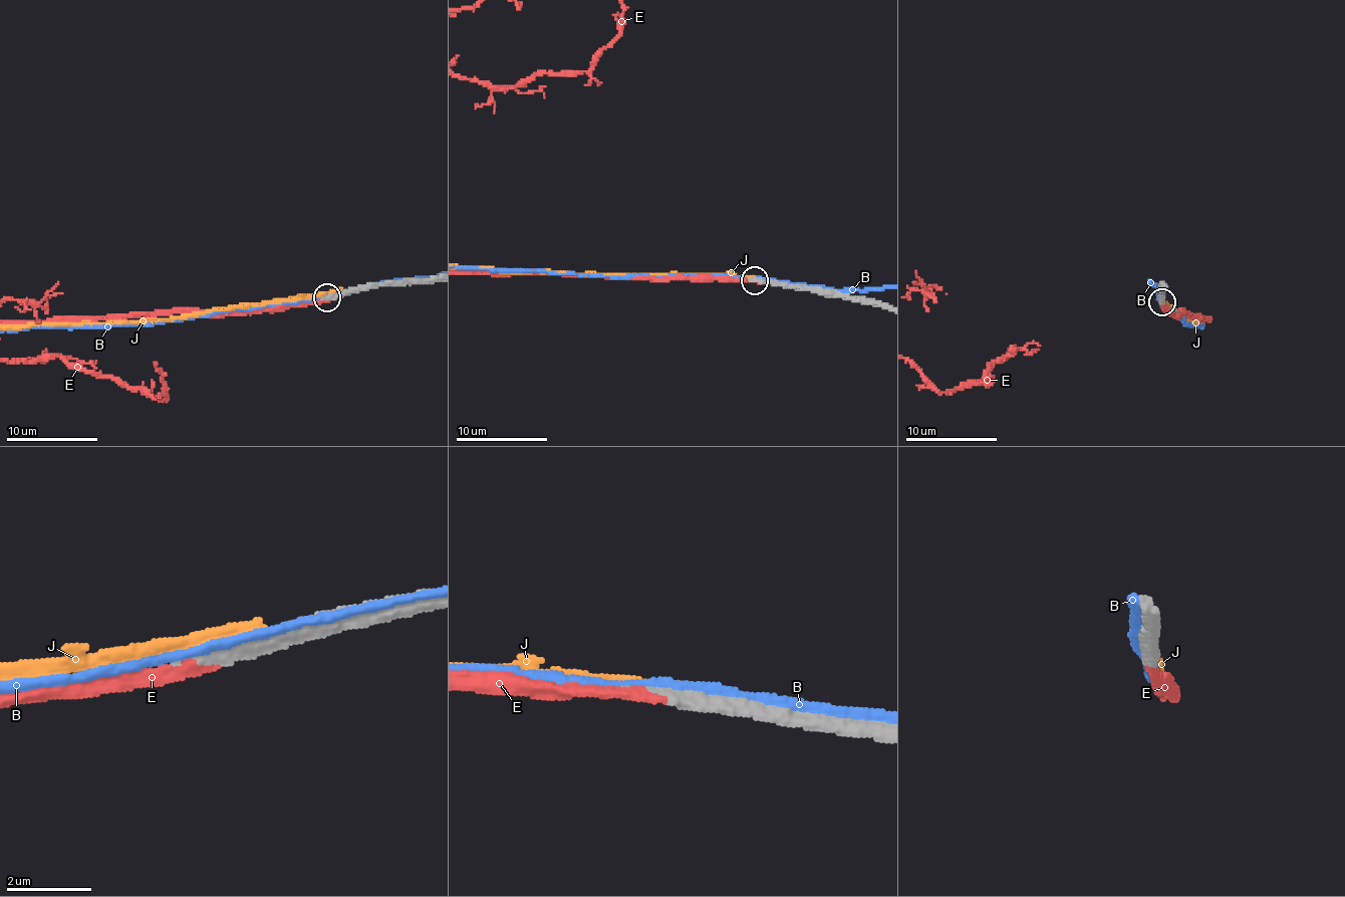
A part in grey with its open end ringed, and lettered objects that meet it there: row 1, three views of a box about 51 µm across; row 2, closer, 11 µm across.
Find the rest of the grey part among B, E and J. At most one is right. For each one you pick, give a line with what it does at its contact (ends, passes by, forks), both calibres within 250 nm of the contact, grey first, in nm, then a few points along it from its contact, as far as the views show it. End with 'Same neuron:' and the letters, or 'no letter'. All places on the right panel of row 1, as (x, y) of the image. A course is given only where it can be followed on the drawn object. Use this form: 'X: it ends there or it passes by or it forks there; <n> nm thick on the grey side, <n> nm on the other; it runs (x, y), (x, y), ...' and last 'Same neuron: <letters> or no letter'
E: it ends there; 360 nm thick on the grey side, 280 nm on the other
Same neuron: E

